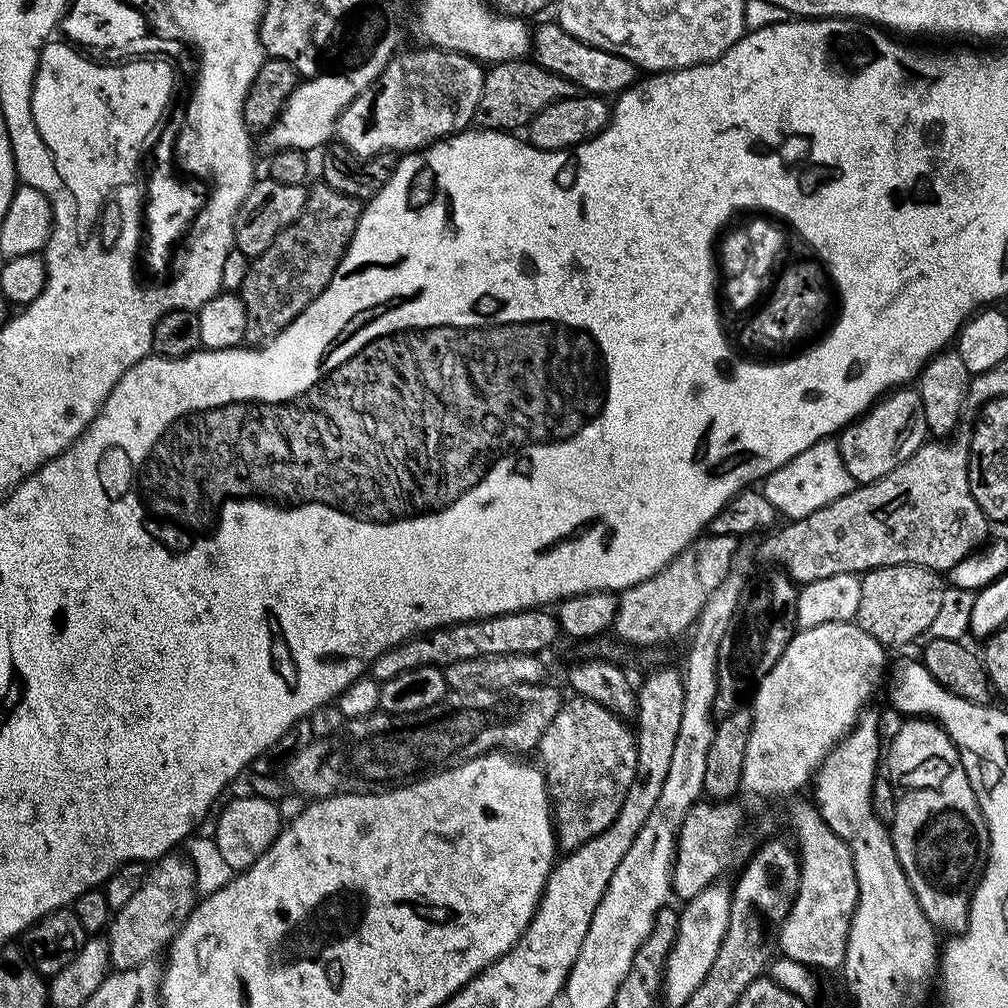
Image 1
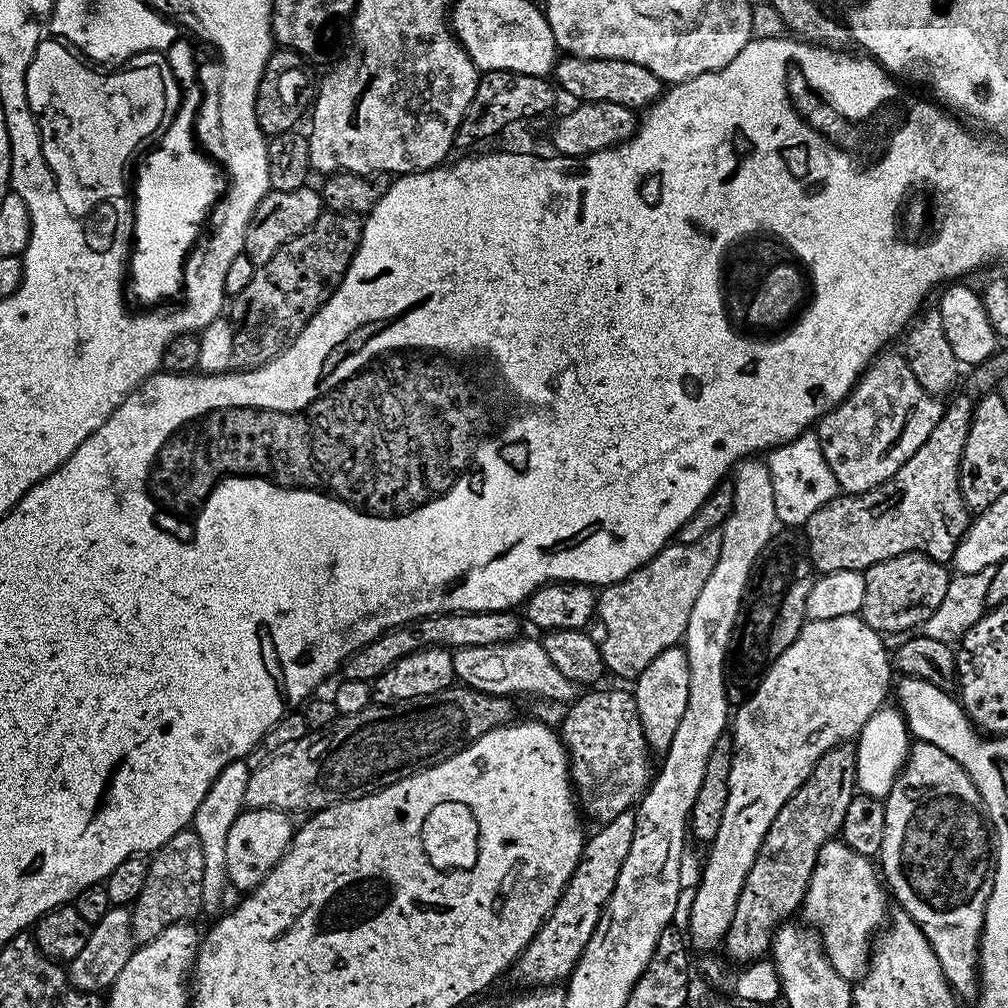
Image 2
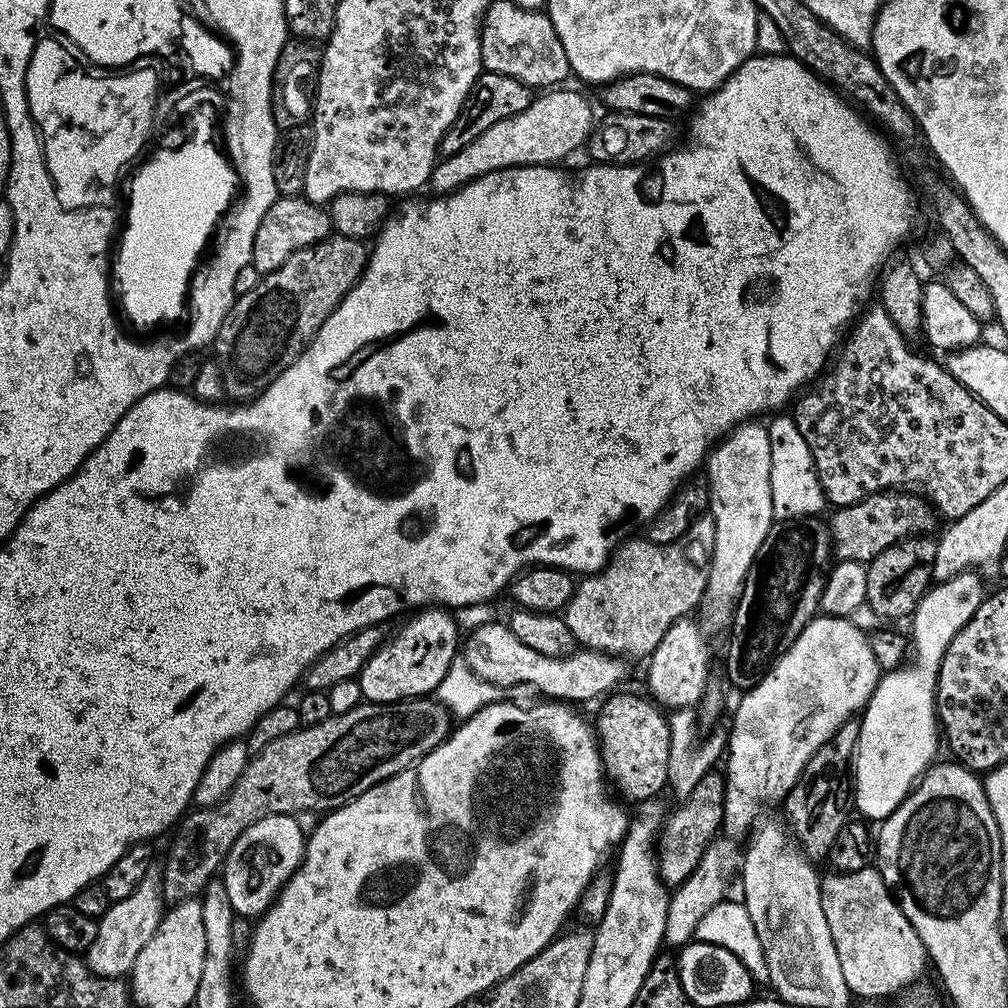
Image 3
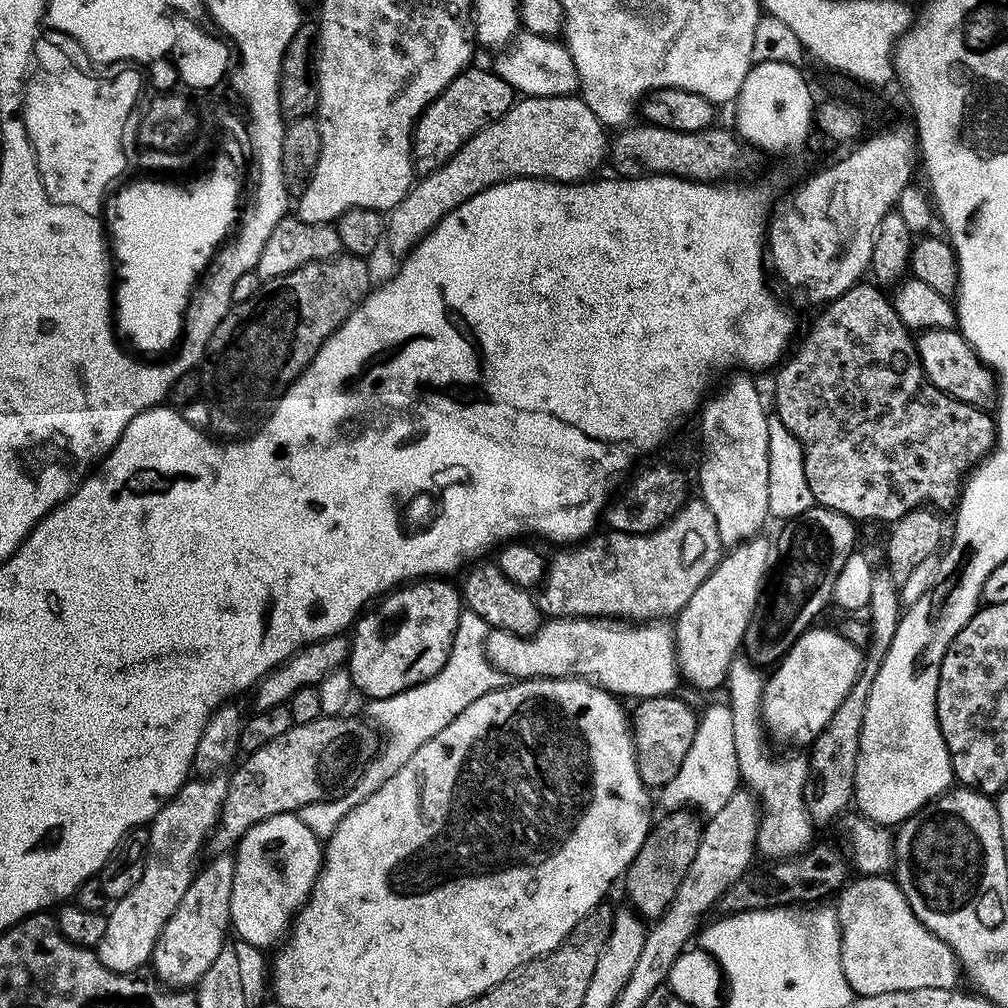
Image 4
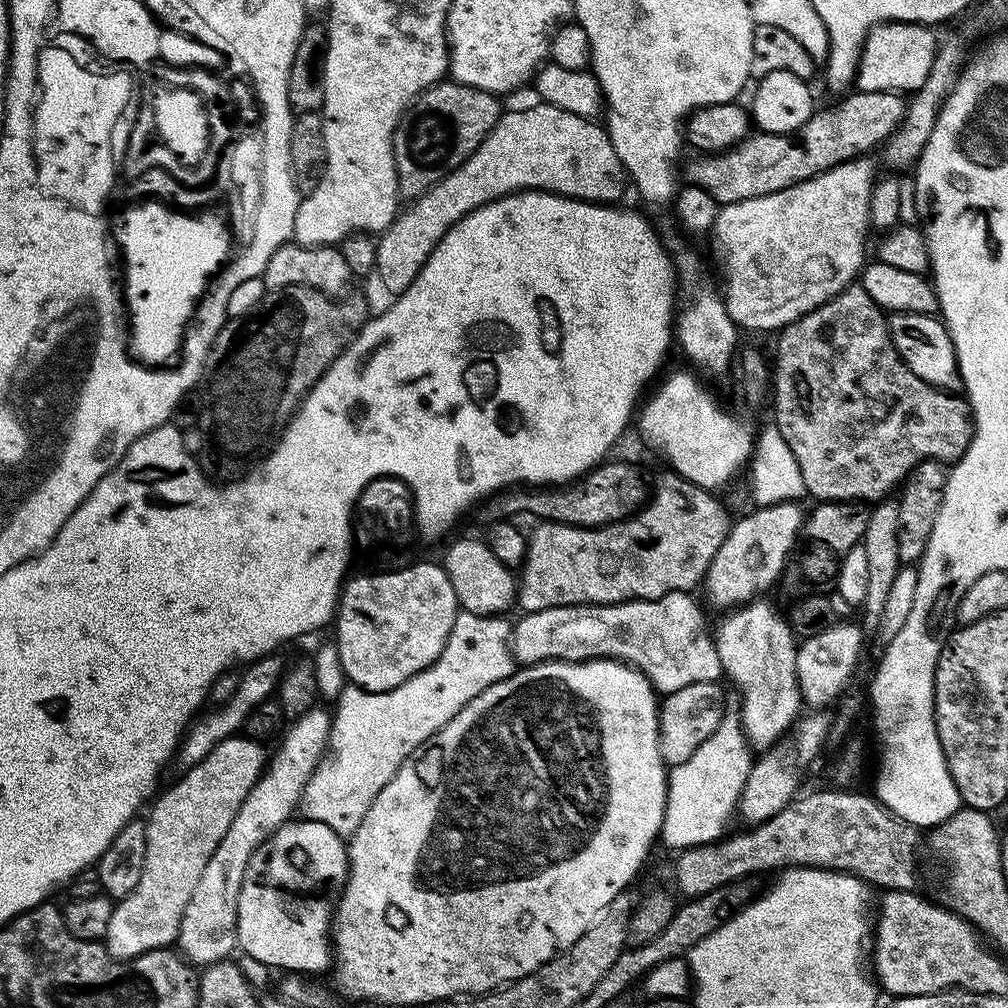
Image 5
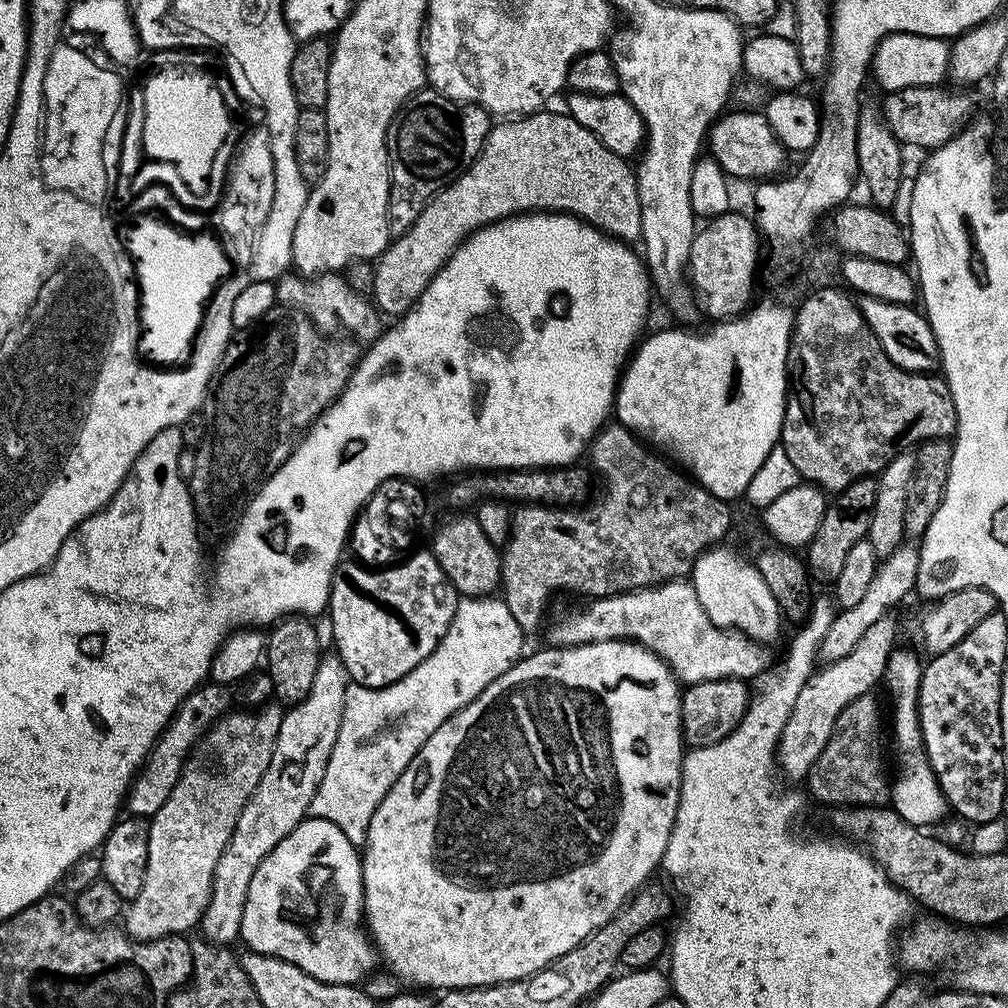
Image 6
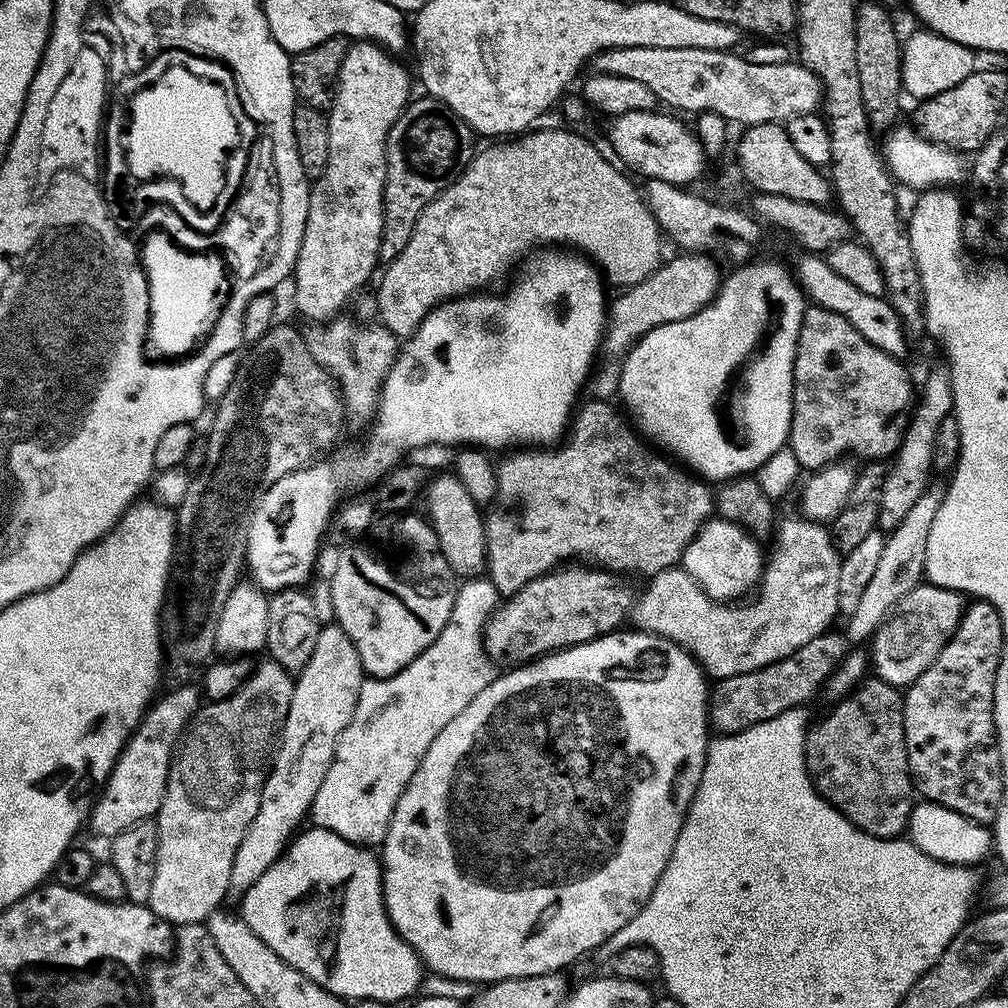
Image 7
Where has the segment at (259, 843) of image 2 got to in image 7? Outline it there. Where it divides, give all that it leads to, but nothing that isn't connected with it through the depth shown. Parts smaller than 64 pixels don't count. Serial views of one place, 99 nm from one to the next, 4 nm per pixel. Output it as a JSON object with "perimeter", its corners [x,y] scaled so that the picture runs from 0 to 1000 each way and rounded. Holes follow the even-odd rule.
{"perimeter":[[[316,819],[303,820],[287,836],[282,846],[266,860],[264,867],[260,867],[260,871],[256,871],[256,875],[249,877],[240,886],[240,893],[242,893],[240,911],[246,916],[248,923],[252,923],[252,927],[256,927],[256,931],[260,931],[260,935],[264,935],[264,938],[268,938],[268,942],[272,942],[272,946],[276,946],[276,950],[280,950],[288,958],[292,958],[292,962],[304,966],[304,970],[308,970],[327,986],[336,988],[337,991],[346,994],[373,992],[379,998],[385,998],[385,996],[391,995],[392,992],[401,992],[404,988],[410,987],[409,989],[412,989],[414,987],[419,971],[417,948],[394,927],[392,919],[387,915],[385,904],[381,898],[381,866],[372,844],[356,837],[343,835],[343,831],[331,827],[326,821]]]}

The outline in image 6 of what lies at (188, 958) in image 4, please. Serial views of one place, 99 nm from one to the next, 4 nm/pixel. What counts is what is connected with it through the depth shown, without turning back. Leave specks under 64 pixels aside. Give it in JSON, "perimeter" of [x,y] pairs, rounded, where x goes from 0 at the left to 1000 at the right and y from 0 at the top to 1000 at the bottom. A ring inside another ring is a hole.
{"perimeter":[[[325,650],[317,656],[308,688],[283,705],[268,760],[264,760],[260,776],[256,776],[252,788],[244,796],[232,819],[232,827],[228,827],[220,851],[216,851],[210,890],[196,918],[197,924],[202,924],[199,925],[201,932],[211,937],[226,938],[231,936],[230,932],[233,934],[237,930],[240,903],[244,903],[244,883],[248,871],[252,871],[252,863],[256,863],[260,851],[264,851],[288,823],[304,813],[315,776],[319,776],[319,768],[323,768],[323,756],[327,756],[327,744],[331,744],[331,732],[335,732],[335,720],[339,720],[339,700],[347,678],[336,651]]]}

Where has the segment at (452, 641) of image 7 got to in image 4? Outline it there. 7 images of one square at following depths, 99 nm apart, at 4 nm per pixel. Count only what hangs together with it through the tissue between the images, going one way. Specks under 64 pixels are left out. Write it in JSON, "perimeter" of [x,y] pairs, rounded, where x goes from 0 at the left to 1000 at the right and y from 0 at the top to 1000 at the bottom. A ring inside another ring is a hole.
{"perimeter":[[[463,605],[457,606],[446,653],[442,653],[442,661],[438,661],[438,665],[431,669],[431,673],[407,685],[399,685],[387,692],[366,693],[362,697],[365,699],[362,700],[361,706],[365,709],[366,716],[381,729],[383,734],[381,743],[374,748],[373,754],[367,755],[362,760],[361,767],[358,770],[356,767],[348,781],[340,788],[322,794],[319,798],[300,800],[296,807],[300,819],[306,820],[310,826],[318,831],[330,829],[333,820],[337,818],[339,812],[343,812],[348,802],[358,798],[367,788],[371,788],[371,784],[375,784],[379,776],[387,773],[408,752],[411,744],[415,744],[415,740],[427,736],[431,728],[446,720],[446,716],[450,716],[450,712],[454,712],[454,708],[458,708],[458,704],[462,704],[466,696],[478,692],[478,688],[486,688],[506,678],[506,672],[501,667],[494,666],[482,653],[480,638],[485,626],[484,618],[474,613],[474,609]]]}

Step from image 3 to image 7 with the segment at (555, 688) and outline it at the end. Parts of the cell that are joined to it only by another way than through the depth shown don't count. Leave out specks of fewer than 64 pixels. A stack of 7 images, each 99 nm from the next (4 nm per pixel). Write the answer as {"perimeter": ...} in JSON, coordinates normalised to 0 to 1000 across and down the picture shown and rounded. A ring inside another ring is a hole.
{"perimeter":[[[790,512],[783,516],[775,515],[769,521],[768,535],[765,537],[766,549],[761,549],[758,569],[754,572],[752,586],[749,588],[750,595],[743,594],[734,598],[705,595],[696,581],[692,581],[692,577],[688,577],[688,573],[685,573],[678,563],[672,562],[657,565],[642,576],[643,584],[636,591],[634,588],[630,592],[625,608],[626,618],[631,618],[628,620],[634,626],[647,627],[674,639],[687,648],[687,652],[694,658],[703,672],[710,675],[740,669],[788,649],[788,645],[800,641],[804,633],[812,633],[812,629],[826,622],[825,614],[830,614],[833,605],[831,565],[835,555],[824,527],[816,519]]]}

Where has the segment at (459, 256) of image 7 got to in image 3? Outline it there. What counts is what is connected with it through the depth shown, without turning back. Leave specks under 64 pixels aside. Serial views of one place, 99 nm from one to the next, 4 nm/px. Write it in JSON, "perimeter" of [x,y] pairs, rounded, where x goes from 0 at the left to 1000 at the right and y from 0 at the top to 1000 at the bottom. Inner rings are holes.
{"perimeter":[[[544,89],[539,93],[533,94],[526,101],[526,105],[522,105],[522,109],[518,109],[518,113],[510,113],[506,117],[498,117],[498,121],[490,121],[490,125],[486,125],[486,129],[481,129],[479,133],[474,133],[474,137],[470,137],[470,141],[466,141],[466,145],[458,145],[458,149],[454,149],[454,153],[449,155],[441,155],[434,162],[433,166],[429,169],[429,178],[427,180],[427,187],[430,187],[430,191],[443,192],[450,190],[452,188],[457,187],[460,183],[464,183],[467,179],[473,179],[475,175],[481,175],[487,171],[493,171],[499,167],[517,167],[518,165],[526,165],[527,163],[543,163],[545,165],[555,164],[556,159],[560,159],[566,153],[570,147],[578,148],[583,142],[583,136],[587,134],[589,126],[589,118],[587,119],[587,107],[583,104],[583,99],[579,95],[574,95],[571,91],[556,91],[560,89]]]}

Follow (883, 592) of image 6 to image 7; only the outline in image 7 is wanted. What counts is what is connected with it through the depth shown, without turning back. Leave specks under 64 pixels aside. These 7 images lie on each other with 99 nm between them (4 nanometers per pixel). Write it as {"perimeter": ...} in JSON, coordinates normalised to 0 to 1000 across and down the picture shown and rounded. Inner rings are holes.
{"perimeter":[[[926,475],[922,479],[915,494],[911,494],[911,498],[907,498],[906,504],[900,508],[899,514],[891,518],[887,527],[880,529],[875,542],[875,555],[871,557],[871,563],[868,563],[859,586],[855,588],[851,605],[847,605],[847,609],[840,612],[839,630],[842,636],[860,636],[864,633],[891,596],[899,593],[899,589],[903,589],[903,585],[907,585],[909,580],[914,578],[919,558],[919,534],[923,530],[923,522],[927,522],[927,510],[931,510],[933,500],[940,489],[940,480],[932,475]]]}

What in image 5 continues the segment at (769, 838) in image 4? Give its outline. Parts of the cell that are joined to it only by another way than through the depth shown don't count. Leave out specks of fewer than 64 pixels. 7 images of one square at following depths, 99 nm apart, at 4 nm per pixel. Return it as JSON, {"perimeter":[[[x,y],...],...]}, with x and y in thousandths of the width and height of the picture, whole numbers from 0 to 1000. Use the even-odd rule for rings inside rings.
{"perimeter":[[[758,593],[731,602],[719,611],[722,612],[708,623],[714,661],[717,670],[723,671],[734,686],[732,709],[739,732],[747,743],[761,744],[779,732],[796,706],[794,676],[790,674],[792,635],[781,614],[775,608],[773,611]]]}

